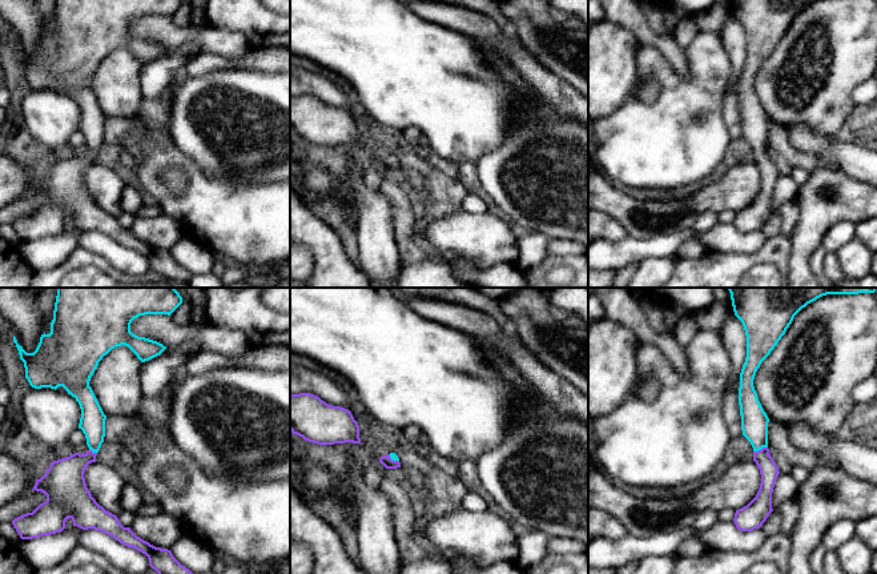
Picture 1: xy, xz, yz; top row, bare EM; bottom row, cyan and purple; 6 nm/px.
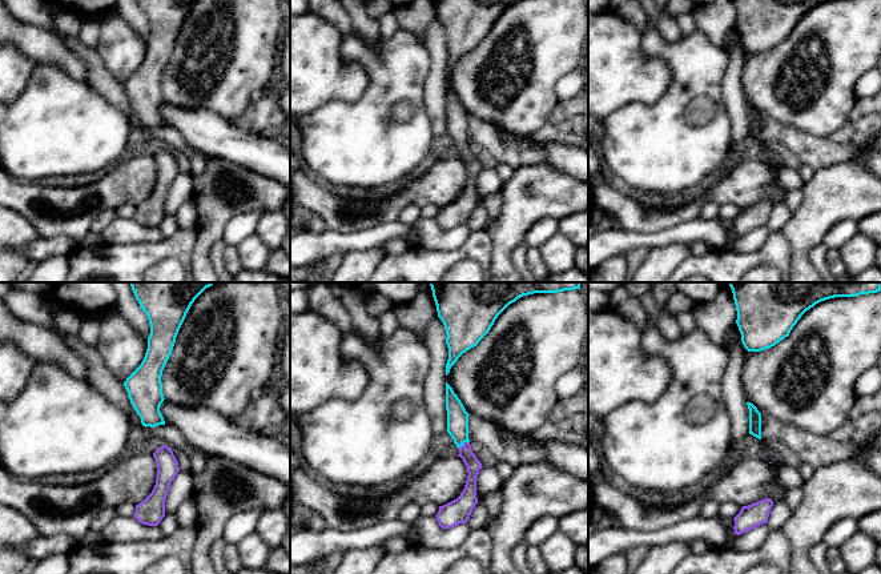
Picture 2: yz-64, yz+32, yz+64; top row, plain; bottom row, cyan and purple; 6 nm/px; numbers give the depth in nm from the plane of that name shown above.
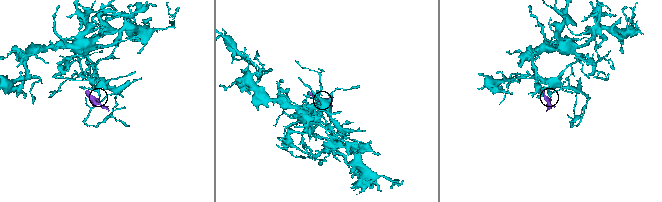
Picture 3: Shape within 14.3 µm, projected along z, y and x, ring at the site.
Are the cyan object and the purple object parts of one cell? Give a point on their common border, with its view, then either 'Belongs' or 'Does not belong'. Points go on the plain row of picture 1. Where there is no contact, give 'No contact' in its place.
Touches cyan at yz (760, 151). Belongs

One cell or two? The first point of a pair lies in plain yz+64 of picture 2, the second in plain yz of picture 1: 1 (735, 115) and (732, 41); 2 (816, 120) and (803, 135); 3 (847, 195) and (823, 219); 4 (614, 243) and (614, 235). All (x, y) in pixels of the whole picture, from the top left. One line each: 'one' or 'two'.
1: one
2: two
3: one
4: two

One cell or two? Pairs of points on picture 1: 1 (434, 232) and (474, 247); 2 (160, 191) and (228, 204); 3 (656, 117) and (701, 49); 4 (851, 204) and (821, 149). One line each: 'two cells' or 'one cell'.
1: one cell
2: one cell
3: one cell
4: two cells

